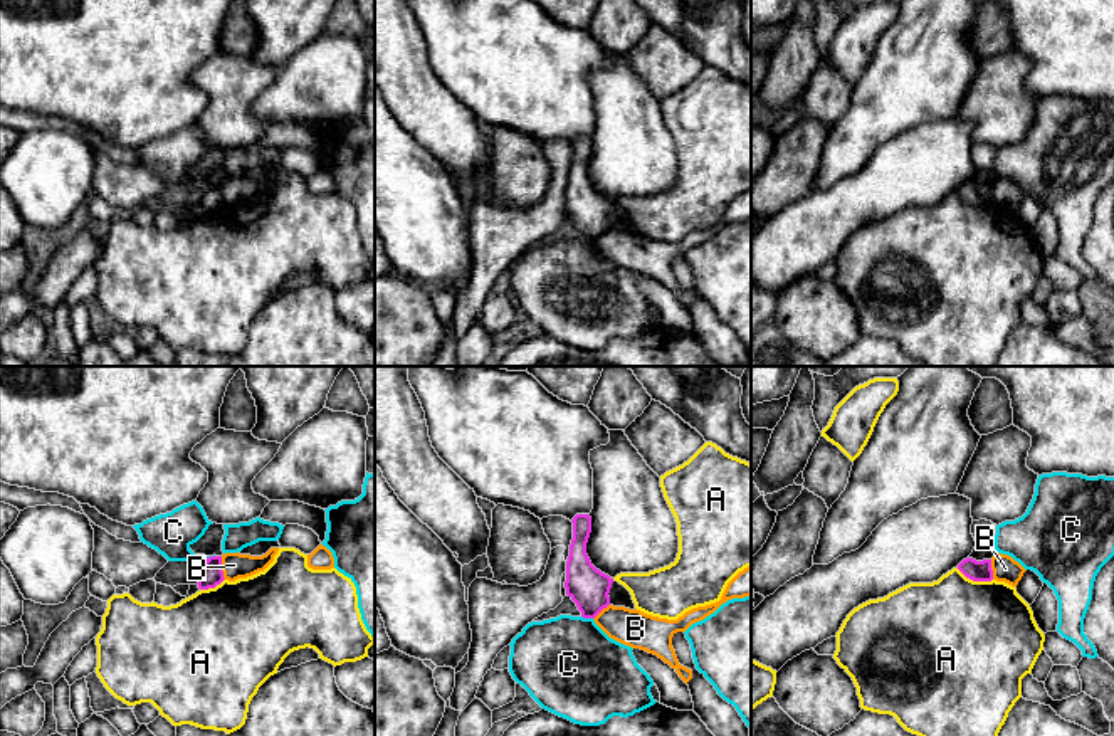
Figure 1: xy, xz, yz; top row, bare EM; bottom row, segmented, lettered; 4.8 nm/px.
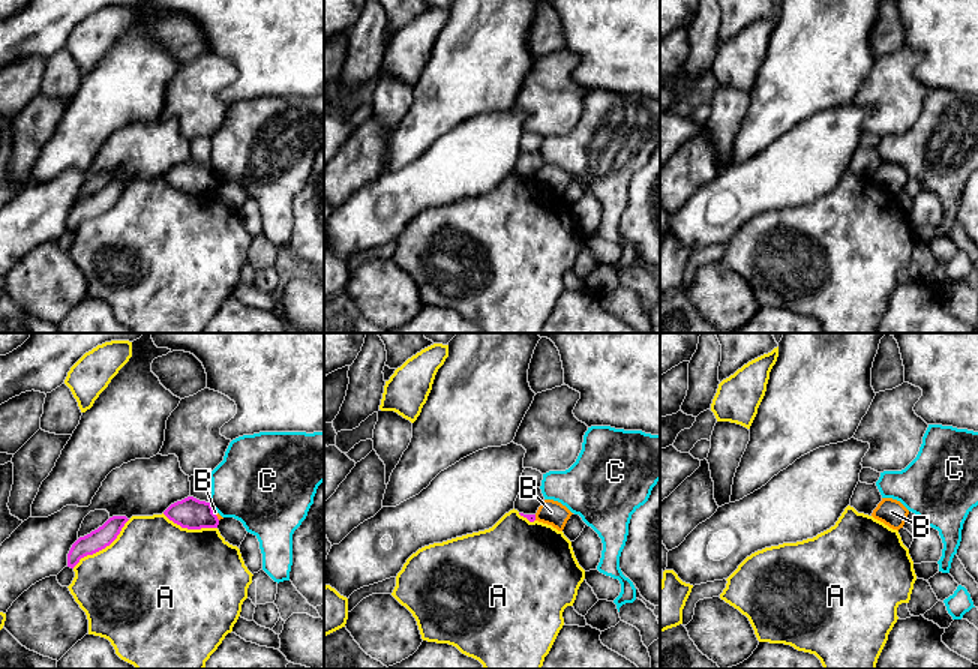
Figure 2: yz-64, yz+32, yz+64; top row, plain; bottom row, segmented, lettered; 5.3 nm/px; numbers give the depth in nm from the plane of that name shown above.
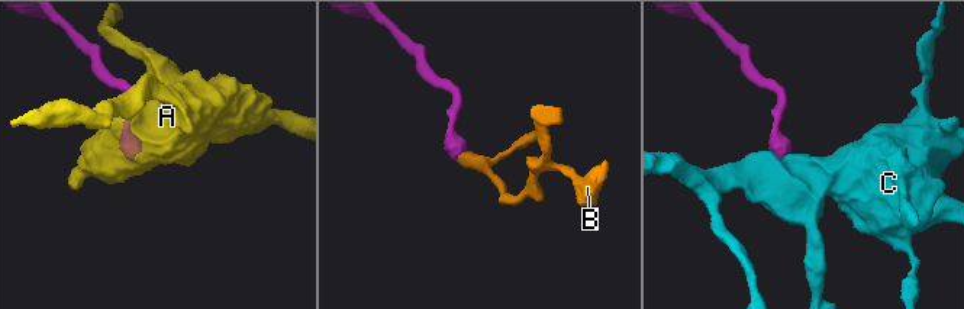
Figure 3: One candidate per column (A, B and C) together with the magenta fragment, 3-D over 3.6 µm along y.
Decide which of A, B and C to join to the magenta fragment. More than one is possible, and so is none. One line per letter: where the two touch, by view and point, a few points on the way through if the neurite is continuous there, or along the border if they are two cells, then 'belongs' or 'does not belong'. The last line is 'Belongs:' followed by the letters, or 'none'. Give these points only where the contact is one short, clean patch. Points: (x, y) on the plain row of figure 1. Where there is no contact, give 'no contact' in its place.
A: yz (975, 204) | does not belong
B: xy (220, 192) | along xy (220, 180), (220, 194), (225, 202) | does not belong
C: xz (587, 241) | does not belong
Belongs: none

